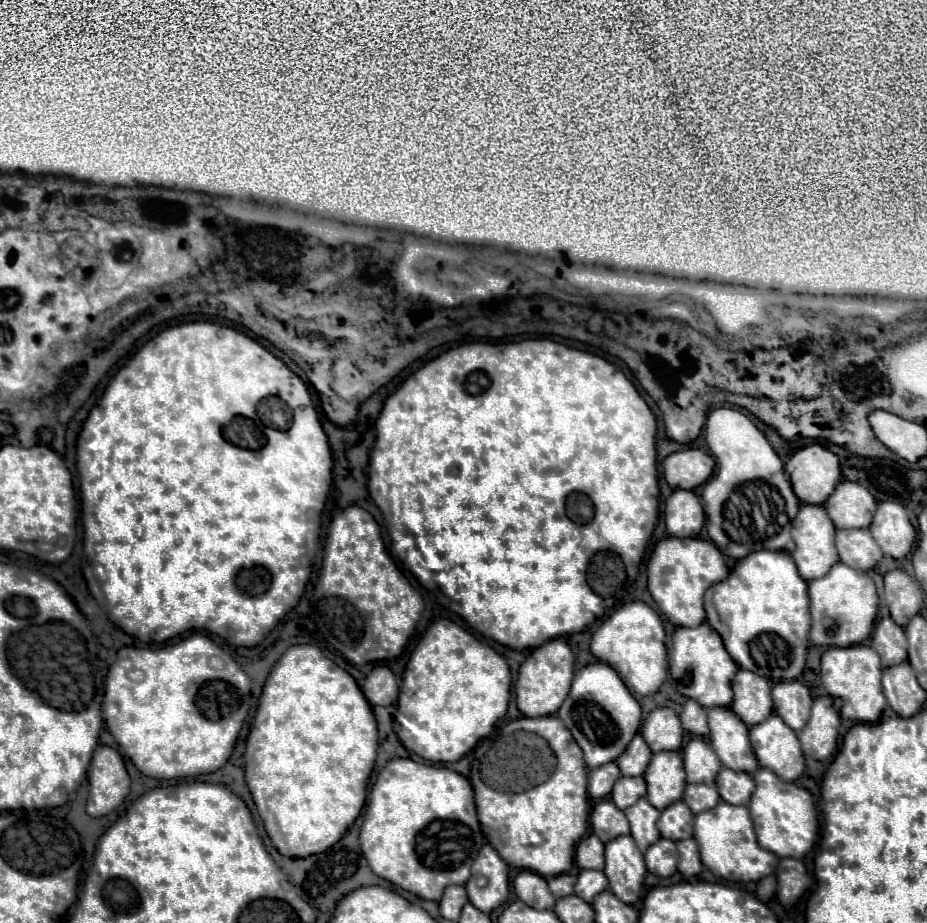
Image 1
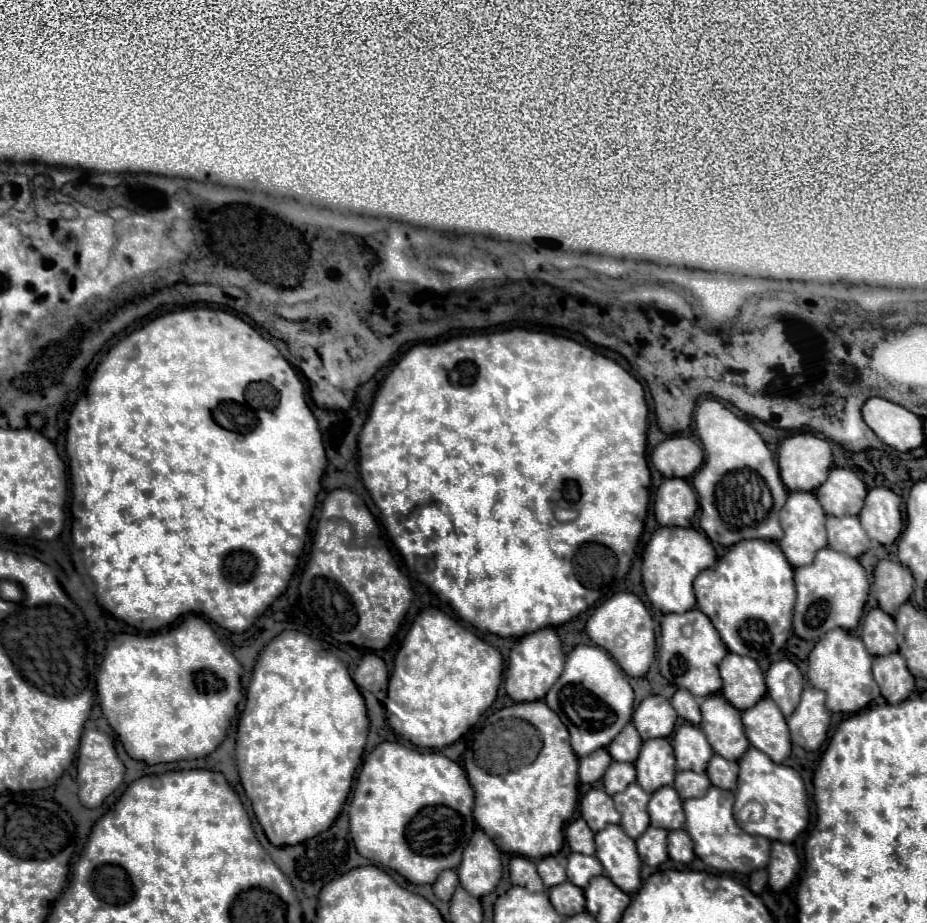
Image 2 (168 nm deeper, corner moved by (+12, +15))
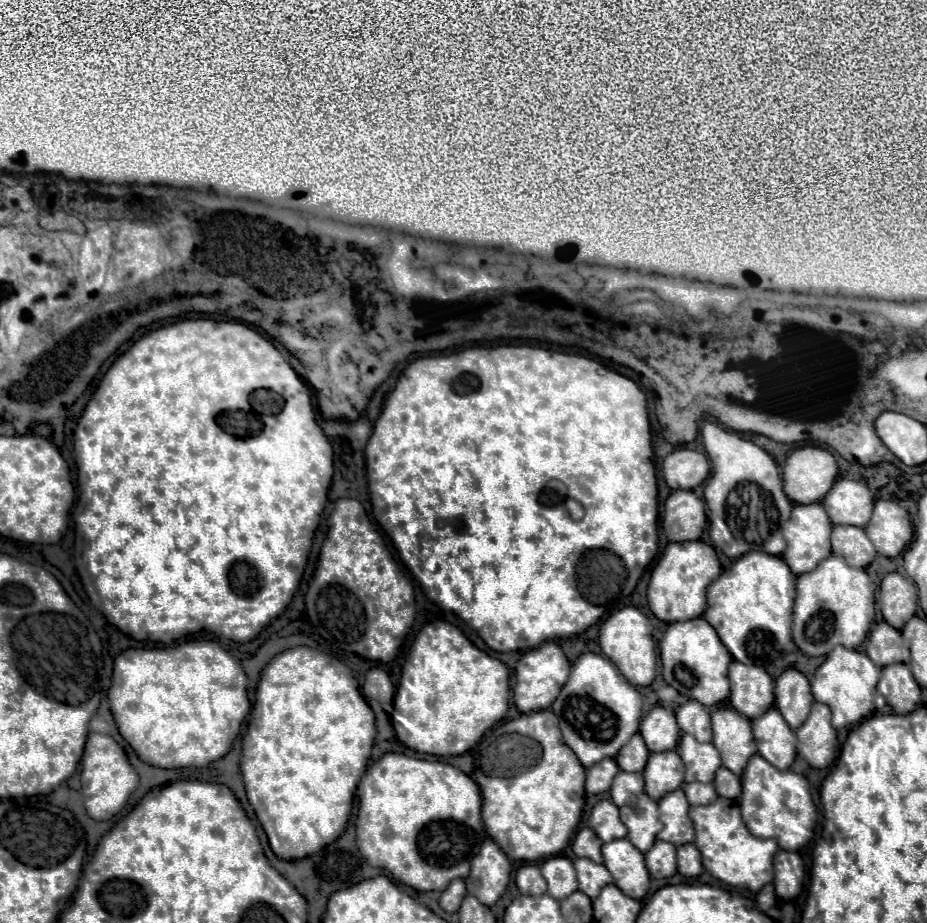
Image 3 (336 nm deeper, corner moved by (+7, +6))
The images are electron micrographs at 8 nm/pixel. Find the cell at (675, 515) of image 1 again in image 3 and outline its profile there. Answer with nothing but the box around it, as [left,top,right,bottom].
[662,491,706,541]

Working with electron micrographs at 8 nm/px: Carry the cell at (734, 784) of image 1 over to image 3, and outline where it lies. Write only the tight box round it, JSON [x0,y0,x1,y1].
[714,767,740,799]

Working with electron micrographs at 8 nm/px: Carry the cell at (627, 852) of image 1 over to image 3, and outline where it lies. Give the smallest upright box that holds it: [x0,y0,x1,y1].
[602,839,650,901]

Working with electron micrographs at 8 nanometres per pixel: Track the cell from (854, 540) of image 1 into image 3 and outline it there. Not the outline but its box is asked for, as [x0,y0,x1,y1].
[832,525,876,567]

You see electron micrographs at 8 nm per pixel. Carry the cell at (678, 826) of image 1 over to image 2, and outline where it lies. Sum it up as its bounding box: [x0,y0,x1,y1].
[649,786,685,830]

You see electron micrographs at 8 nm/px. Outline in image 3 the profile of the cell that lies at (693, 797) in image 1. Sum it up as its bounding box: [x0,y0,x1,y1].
[682,781,718,805]

